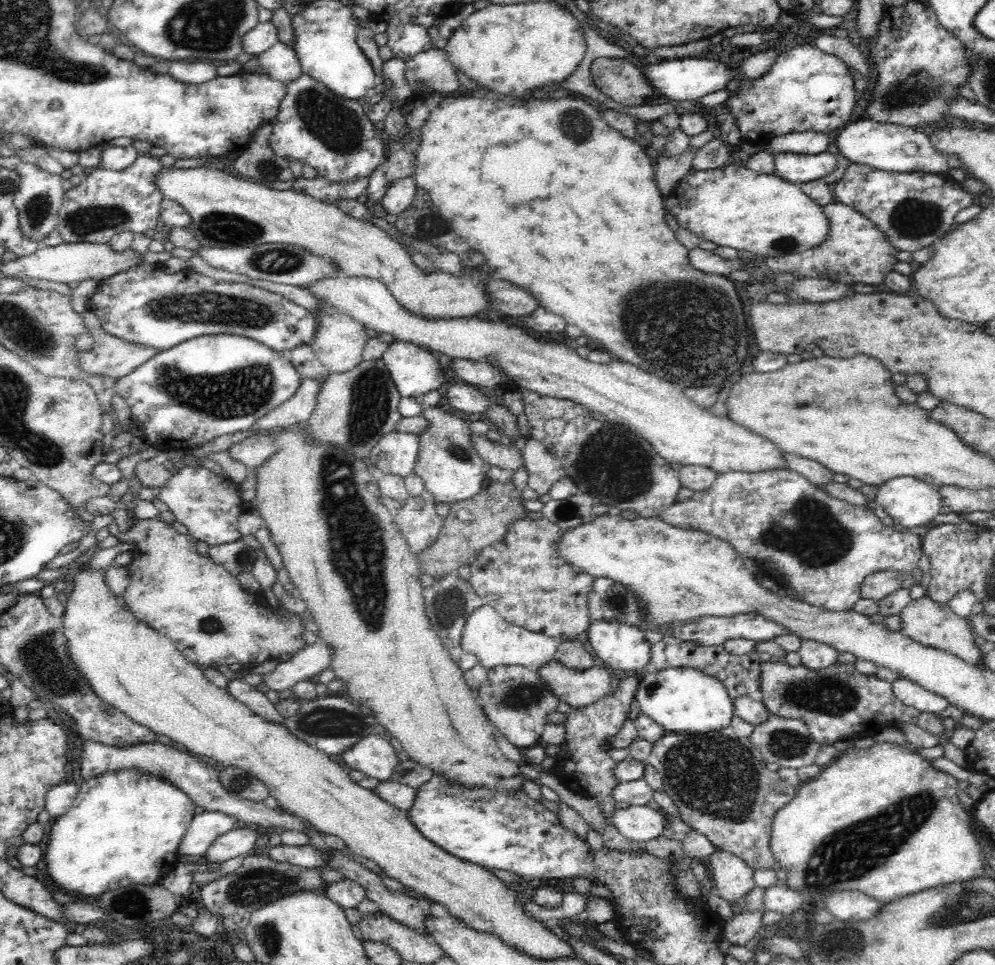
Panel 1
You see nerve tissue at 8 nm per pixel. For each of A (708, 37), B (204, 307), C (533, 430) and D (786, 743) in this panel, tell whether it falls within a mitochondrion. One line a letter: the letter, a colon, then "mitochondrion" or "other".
A: other
B: mitochondrion
C: other
D: mitochondrion

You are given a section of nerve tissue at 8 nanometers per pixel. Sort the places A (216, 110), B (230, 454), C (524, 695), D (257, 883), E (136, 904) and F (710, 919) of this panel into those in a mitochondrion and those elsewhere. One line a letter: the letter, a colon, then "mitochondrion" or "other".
A: mitochondrion
B: other
C: mitochondrion
D: mitochondrion
E: mitochondrion
F: other

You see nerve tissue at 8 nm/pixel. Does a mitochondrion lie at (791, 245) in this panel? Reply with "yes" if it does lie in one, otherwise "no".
yes

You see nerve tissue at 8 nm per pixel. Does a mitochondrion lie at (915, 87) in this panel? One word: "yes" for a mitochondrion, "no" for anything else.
yes

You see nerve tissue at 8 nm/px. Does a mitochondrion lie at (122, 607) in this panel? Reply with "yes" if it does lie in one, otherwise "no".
no

